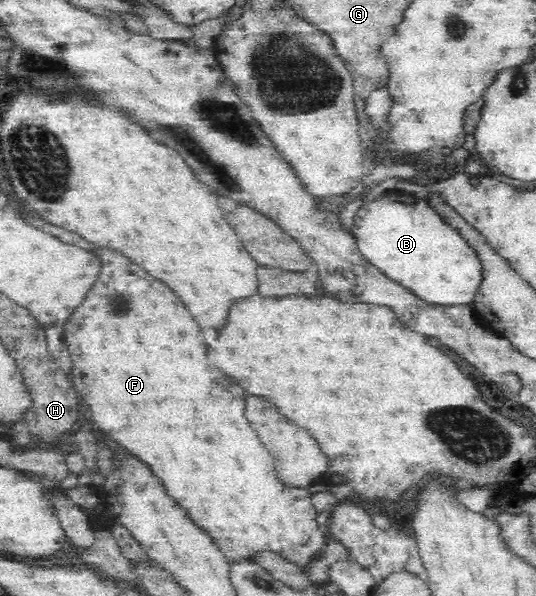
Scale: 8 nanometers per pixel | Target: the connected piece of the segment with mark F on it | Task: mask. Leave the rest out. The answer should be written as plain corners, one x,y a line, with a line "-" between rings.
109,248
101,250
101,252
103,252
99,256
101,262
103,262
101,278
93,286
93,292
89,292
89,298
85,298
85,302
75,310
75,314
69,318
69,322
64,326
64,338
68,351
71,352
71,358
73,358
69,379
76,392
79,392
78,396
81,396
83,402
87,402
91,406
93,420
111,438
115,438
117,442
125,444
123,448
127,448
129,452
137,454
139,458
143,458
153,468
155,476
161,478
165,490
169,492
169,497
176,501
189,515
189,518
214,540
214,543
223,551
227,561
239,562
242,560
255,562
253,559
260,555
261,552
275,552
283,556
283,559
287,560
287,562
304,569
310,563
316,562
330,537
327,527
325,529
319,527
317,522
317,514
319,512
317,512
311,501
312,494
305,488
297,490
293,486
283,486
277,480
273,456
269,454
269,450
263,446
263,442
259,440
255,430
251,430
251,426
247,424
247,418
243,416
243,410
245,410
245,394
243,394
243,390
229,376
225,376
225,374
211,374
215,368
211,366
211,362
207,358
207,343
203,340
203,334
201,334
202,327
193,320
193,314
189,312
189,308
185,308
183,302
163,282
159,282
153,276
149,276
145,270
141,270
131,260
115,254

